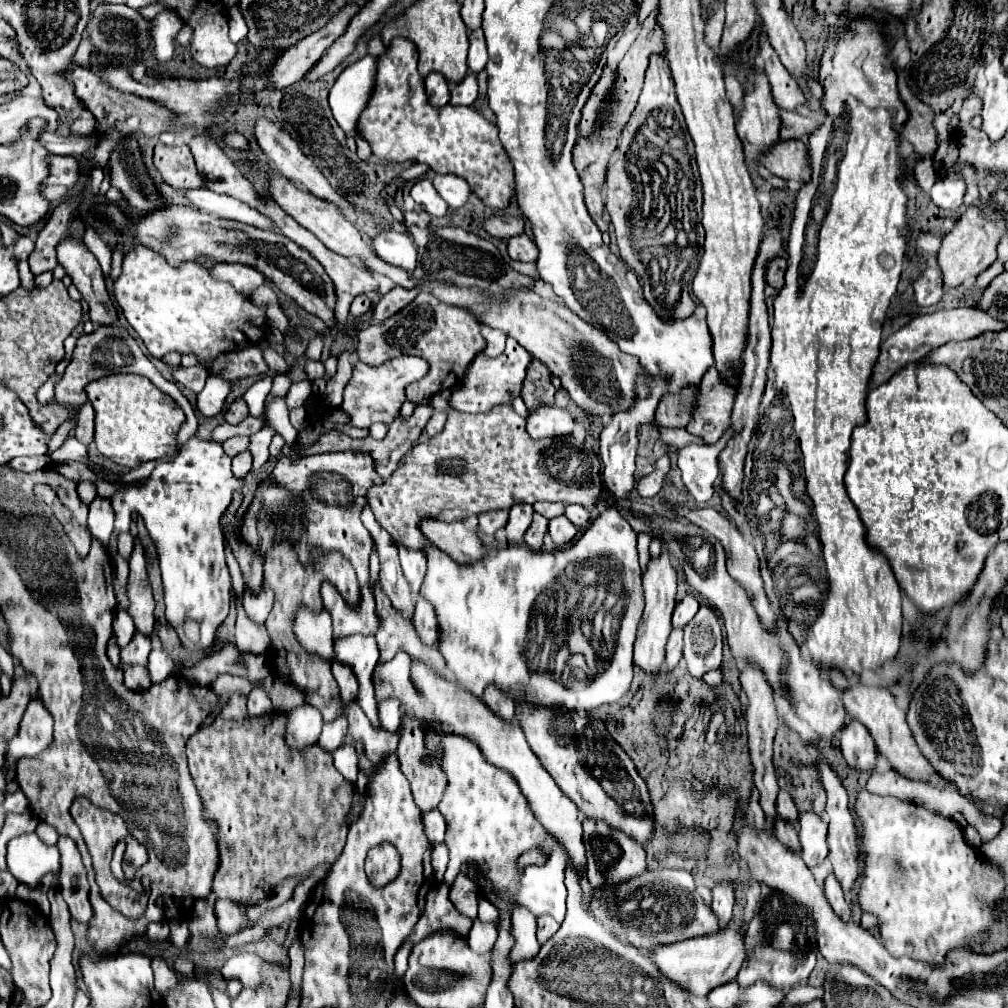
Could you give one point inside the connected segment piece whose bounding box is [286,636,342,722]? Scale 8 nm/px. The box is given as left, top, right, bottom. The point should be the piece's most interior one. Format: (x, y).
(308, 670)

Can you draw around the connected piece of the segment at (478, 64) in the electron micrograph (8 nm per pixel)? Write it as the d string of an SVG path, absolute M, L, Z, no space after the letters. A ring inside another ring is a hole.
M474 30L470 32L470 50L468 50L468 68L472 72L482 72L484 66L488 62L488 52L486 52L486 42L484 42L484 34L482 30Z

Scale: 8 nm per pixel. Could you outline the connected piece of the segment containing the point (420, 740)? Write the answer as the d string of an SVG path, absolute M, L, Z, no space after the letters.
M403 720L396 754L404 776L410 780L411 791L416 794L420 810L426 812L436 808L442 798L446 778L438 766L430 766L430 762L424 760L424 730L418 720Z

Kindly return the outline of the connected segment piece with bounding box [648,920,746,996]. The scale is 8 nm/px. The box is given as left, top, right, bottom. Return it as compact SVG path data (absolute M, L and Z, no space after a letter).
M732 920L726 928L722 928L716 934L706 934L706 936L696 936L690 940L666 944L666 946L656 946L654 950L648 952L648 958L656 964L662 962L660 972L666 978L670 978L670 982L686 990L688 994L706 996L712 988L736 978L746 958L746 952L744 952L744 940L740 934L740 924Z

